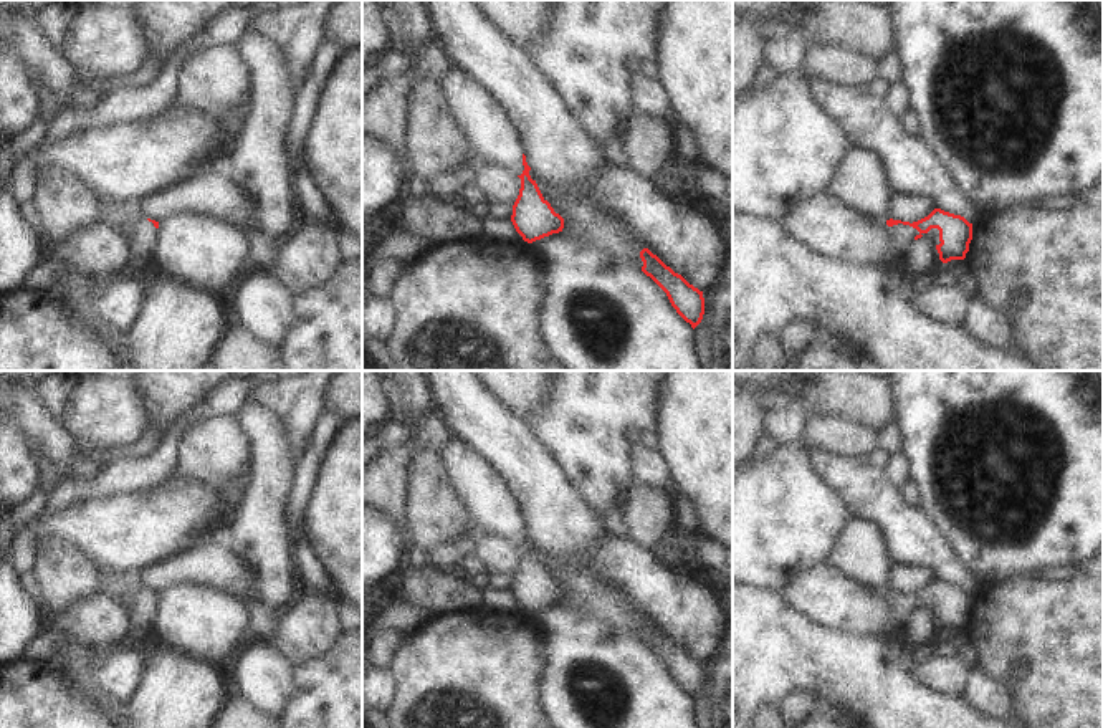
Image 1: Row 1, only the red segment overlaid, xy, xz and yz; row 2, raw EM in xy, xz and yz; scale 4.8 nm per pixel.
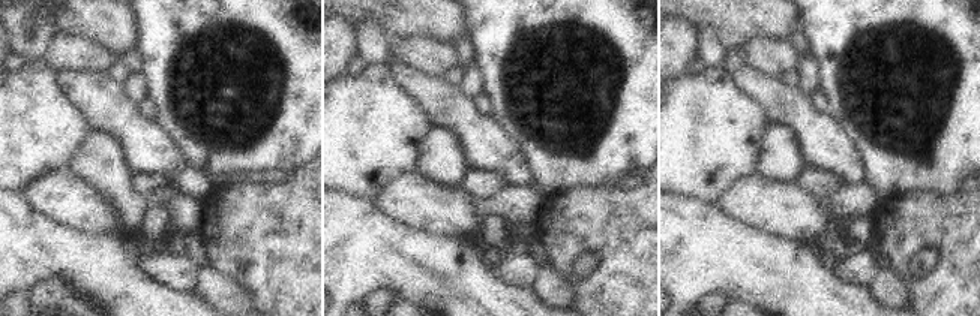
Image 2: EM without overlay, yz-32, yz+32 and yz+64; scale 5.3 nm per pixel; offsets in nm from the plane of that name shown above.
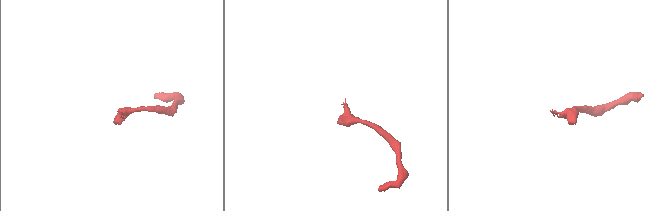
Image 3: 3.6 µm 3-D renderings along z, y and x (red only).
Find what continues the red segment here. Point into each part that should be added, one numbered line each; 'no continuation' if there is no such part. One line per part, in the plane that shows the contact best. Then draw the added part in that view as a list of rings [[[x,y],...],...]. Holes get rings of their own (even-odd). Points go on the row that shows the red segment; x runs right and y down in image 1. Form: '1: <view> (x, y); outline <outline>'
1: yz (860, 181); outline [[[852,147],[838,165],[830,195],[842,199],[857,212],[886,225],[893,190],[888,185],[881,159],[867,149]],[[886,225],[888,227],[888,225]],[[910,225],[888,227],[895,247],[901,251],[911,245],[919,232]]]

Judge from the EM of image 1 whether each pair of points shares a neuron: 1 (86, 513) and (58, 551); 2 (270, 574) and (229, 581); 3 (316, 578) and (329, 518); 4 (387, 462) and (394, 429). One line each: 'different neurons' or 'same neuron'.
1: different neurons
2: different neurons
3: different neurons
4: different neurons

